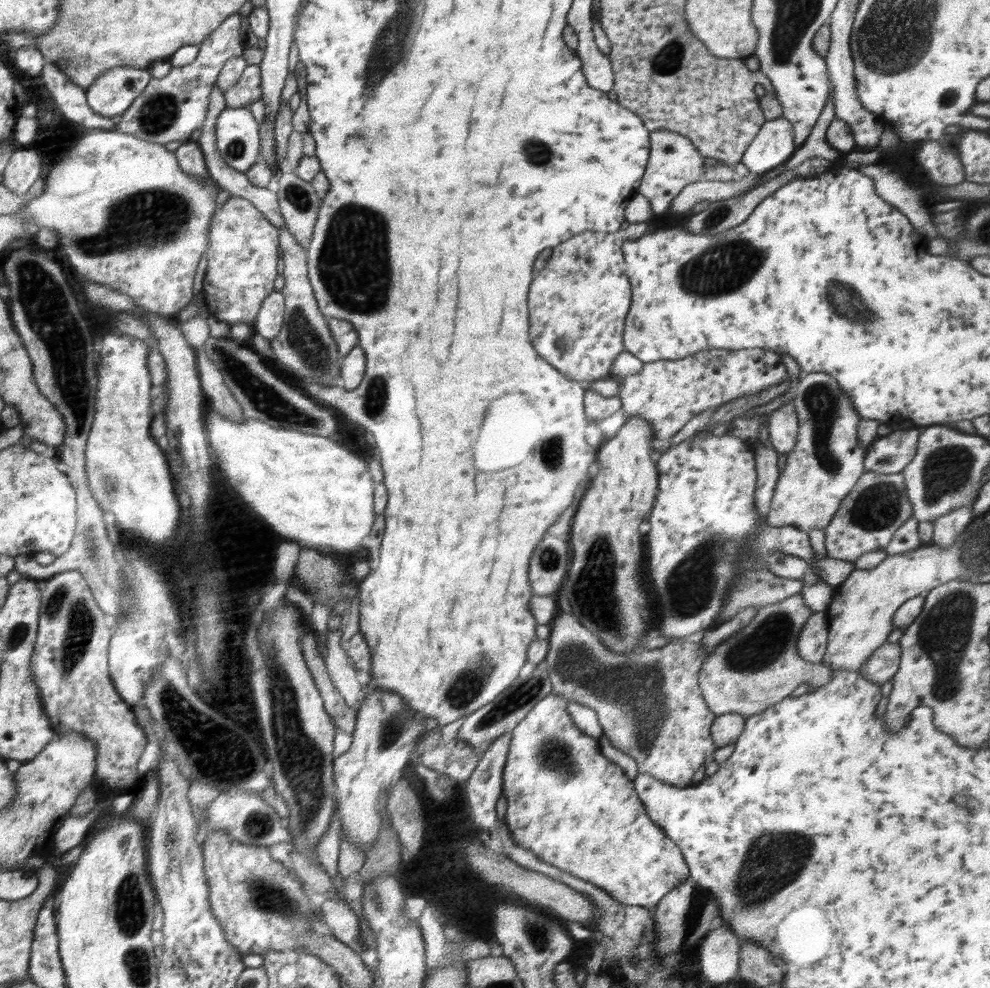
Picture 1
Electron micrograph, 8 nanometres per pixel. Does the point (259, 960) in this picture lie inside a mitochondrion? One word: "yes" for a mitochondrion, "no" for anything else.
no

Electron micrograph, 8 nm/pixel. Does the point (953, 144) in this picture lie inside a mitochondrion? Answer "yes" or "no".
no

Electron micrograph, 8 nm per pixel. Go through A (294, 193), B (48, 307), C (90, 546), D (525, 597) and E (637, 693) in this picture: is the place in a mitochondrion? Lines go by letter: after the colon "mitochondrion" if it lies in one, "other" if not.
A: mitochondrion
B: mitochondrion
C: mitochondrion
D: other
E: mitochondrion

